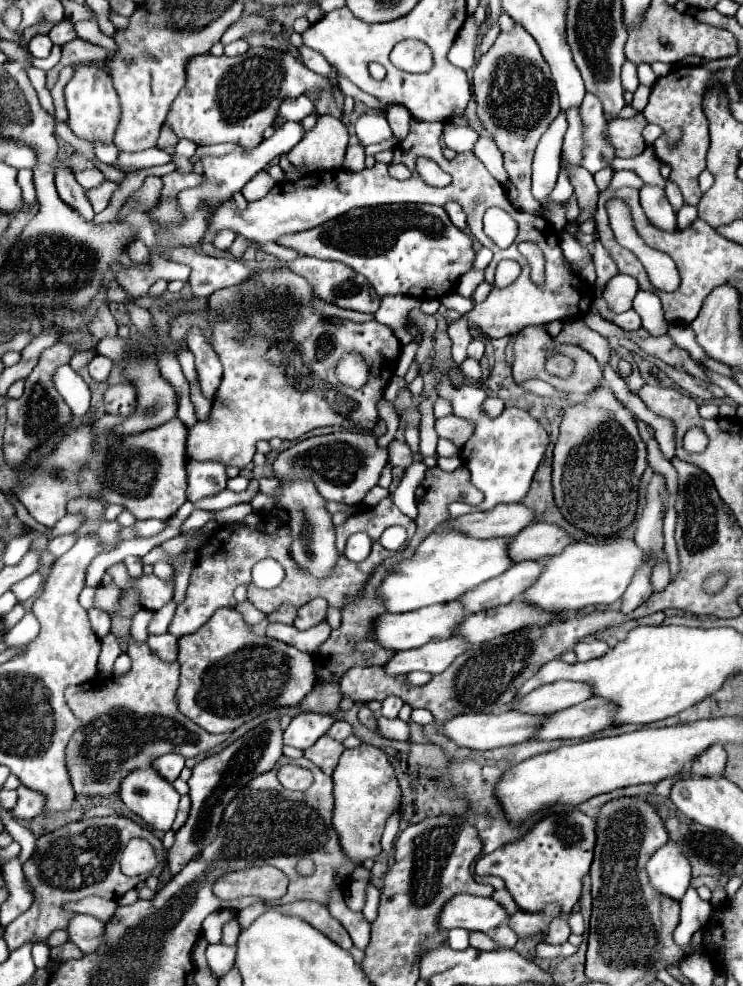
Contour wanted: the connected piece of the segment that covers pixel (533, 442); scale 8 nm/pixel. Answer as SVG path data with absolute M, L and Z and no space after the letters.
M441 374L437 380L437 394L441 398L449 398L453 402L455 416L465 418L475 424L473 436L461 448L461 456L465 466L469 468L471 484L477 487L485 496L479 506L469 506L465 502L451 502L449 514L451 518L459 518L477 510L491 510L497 504L521 502L529 490L533 474L543 460L543 454L549 444L549 434L545 428L529 416L529 412L521 408L505 408L499 418L489 418L481 412L481 404L485 400L485 392L481 388L453 388L447 374Z

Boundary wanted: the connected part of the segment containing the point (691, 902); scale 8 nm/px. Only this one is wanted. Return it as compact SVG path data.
M689 888L679 904L681 904L681 922L675 928L675 932L673 932L673 940L675 940L677 946L681 946L681 948L689 950L689 954L693 954L695 950L689 948L691 936L693 936L693 932L697 932L699 928L705 926L713 906L709 902L701 900L697 896L695 888Z

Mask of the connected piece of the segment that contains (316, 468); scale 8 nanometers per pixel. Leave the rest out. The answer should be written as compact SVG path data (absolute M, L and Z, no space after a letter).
M333 432L325 436L313 436L303 442L297 442L289 450L283 450L277 460L271 464L275 476L301 476L313 478L317 490L325 500L343 502L357 506L363 502L365 494L377 486L383 466L387 464L389 450L377 446L377 438L363 432Z

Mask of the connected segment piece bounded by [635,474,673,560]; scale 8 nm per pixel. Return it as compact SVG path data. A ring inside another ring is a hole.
M653 474L647 486L647 502L643 506L643 514L637 520L635 530L635 542L645 550L649 560L663 550L663 518L671 502L673 500L667 492L665 478L661 474Z

